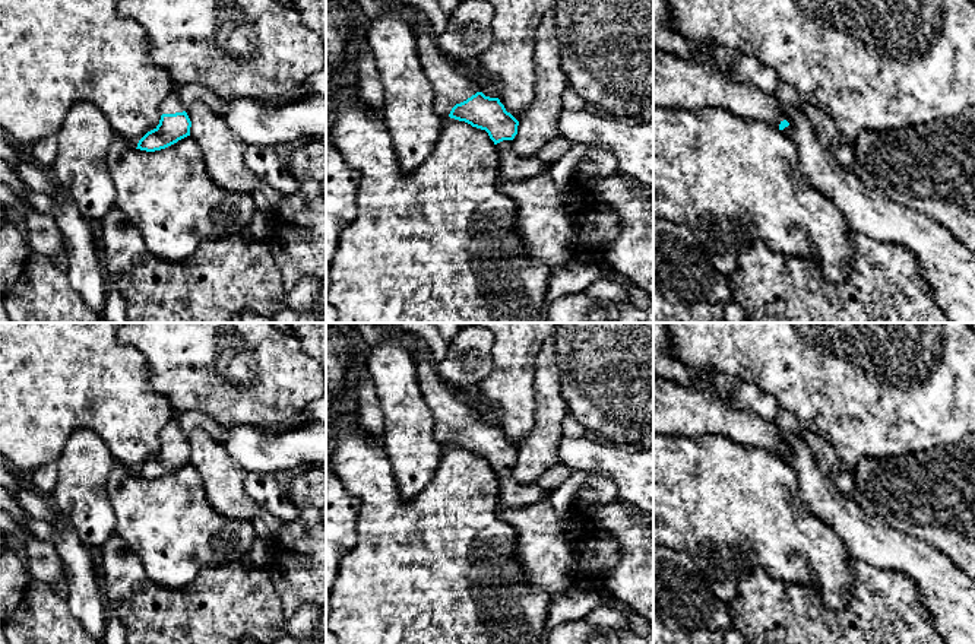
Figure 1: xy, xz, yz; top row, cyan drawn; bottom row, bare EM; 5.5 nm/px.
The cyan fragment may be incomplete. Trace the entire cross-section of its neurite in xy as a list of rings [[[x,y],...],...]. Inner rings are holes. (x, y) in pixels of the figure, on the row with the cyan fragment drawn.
[[[174,92],[162,102],[161,111],[159,124],[139,140],[136,149],[155,152],[190,136],[191,121]]]

